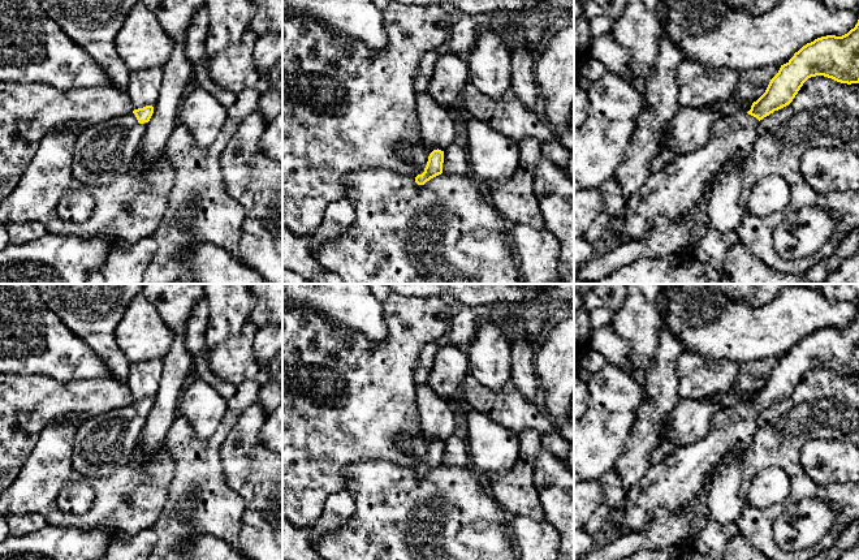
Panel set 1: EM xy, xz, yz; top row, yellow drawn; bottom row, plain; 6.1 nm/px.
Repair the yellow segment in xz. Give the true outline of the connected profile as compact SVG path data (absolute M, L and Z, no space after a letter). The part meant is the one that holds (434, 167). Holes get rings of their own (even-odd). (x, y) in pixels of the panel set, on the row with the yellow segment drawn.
M424 143L415 147L409 158L409 163L414 168L415 182L424 185L431 178L443 173L444 151L437 148L431 152Z

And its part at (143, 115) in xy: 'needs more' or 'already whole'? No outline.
needs more

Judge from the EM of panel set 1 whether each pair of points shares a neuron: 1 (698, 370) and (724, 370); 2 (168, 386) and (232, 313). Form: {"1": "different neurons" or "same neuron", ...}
{"1": "same neuron", "2": "different neurons"}

